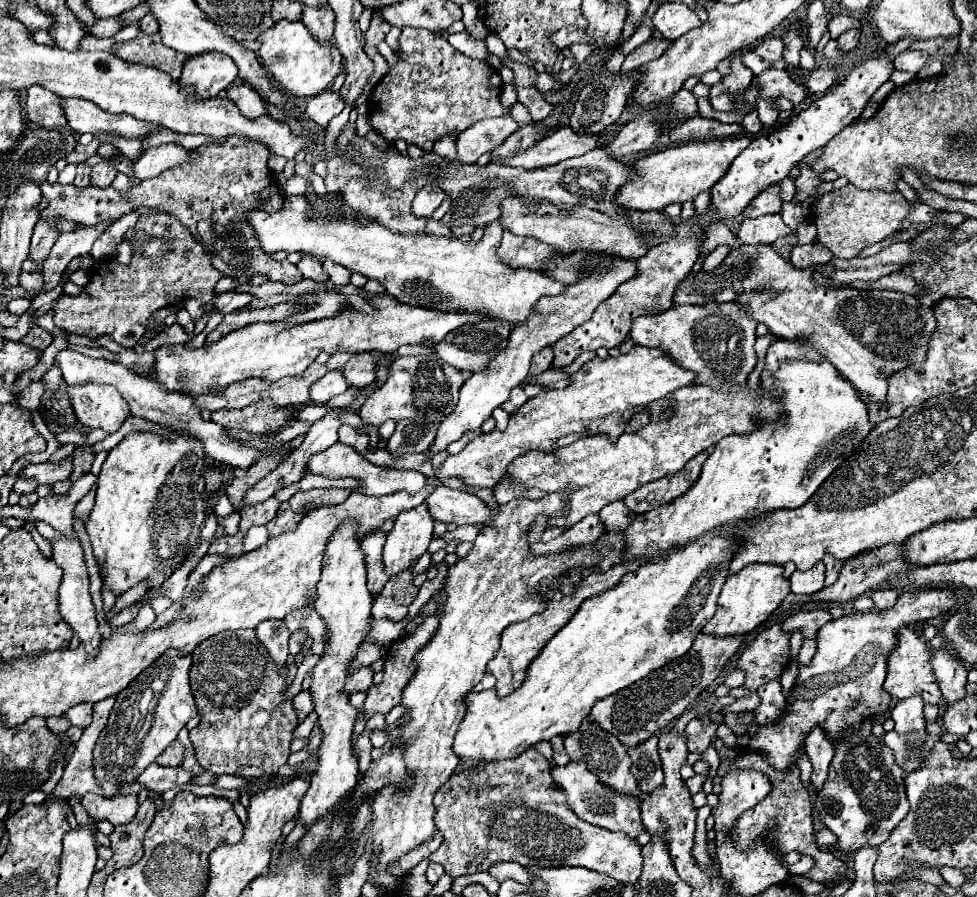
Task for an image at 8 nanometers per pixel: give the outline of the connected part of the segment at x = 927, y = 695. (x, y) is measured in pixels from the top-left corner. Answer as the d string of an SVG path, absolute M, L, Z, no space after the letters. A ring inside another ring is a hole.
M902 627L898 631L898 643L892 649L892 655L888 655L888 675L884 681L884 691L888 691L892 695L894 701L902 701L912 697L916 691L920 693L920 697L924 699L924 703L936 703L936 705L944 705L944 697L940 695L938 689L938 681L936 675L932 671L930 659L932 659L932 647L910 627Z

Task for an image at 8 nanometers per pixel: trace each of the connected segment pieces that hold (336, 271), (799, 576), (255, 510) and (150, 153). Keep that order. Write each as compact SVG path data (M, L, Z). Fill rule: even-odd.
M326 259L322 265L324 265L324 269L328 271L330 281L332 281L334 285L348 285L348 283L350 283L350 275L352 275L352 273L350 273L346 267L340 267L340 265L332 263L330 259Z
M818 563L808 571L794 571L790 583L792 583L792 593L812 595L820 591L824 587L824 563Z
M274 497L266 499L262 503L256 503L252 507L244 507L240 511L240 517L242 517L240 519L240 533L246 535L250 527L254 527L254 525L266 525L270 519L274 519L276 511L278 511L278 501Z
M174 143L152 147L152 149L144 151L144 155L134 163L132 175L136 179L150 179L154 175L160 175L168 167L176 167L180 163L186 163L188 157L190 157L188 149L174 145Z

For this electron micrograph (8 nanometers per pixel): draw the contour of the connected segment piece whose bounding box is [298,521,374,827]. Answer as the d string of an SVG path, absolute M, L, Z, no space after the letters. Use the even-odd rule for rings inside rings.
M346 521L338 527L338 531L332 535L332 539L328 541L326 547L326 555L324 555L324 567L322 567L322 579L318 583L318 597L314 601L314 609L318 611L318 615L324 619L328 633L326 633L326 649L320 657L320 661L316 663L316 667L312 669L312 685L310 685L310 693L312 693L312 701L314 701L314 711L318 715L318 727L322 731L322 743L318 747L318 767L314 769L312 777L310 777L310 789L306 791L302 803L300 803L300 815L298 821L304 823L306 827L312 827L316 823L316 819L320 817L328 817L328 811L334 811L336 803L342 803L346 799L346 795L352 791L352 787L358 783L358 761L352 749L352 733L354 733L354 723L356 723L356 715L358 709L350 705L350 693L346 691L346 679L348 679L348 667L354 661L362 641L366 639L368 631L370 631L370 607L372 607L372 595L366 589L366 567L364 567L364 553L360 549L360 543L356 539L356 523Z

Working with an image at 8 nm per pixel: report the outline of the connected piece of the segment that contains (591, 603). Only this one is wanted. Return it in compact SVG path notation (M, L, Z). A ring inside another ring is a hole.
M776 339L768 347L760 387L780 401L780 419L760 423L750 435L724 437L714 447L714 453L704 463L702 473L690 491L668 505L636 515L626 529L628 547L624 561L646 555L652 563L642 565L640 571L634 571L632 575L624 575L624 579L610 591L586 599L568 625L562 627L530 663L524 685L512 695L500 699L492 688L479 693L471 691L464 697L466 715L454 739L454 753L464 769L474 769L480 763L490 761L514 759L542 739L548 741L554 735L576 731L582 719L588 717L594 703L684 655L692 647L694 637L712 619L716 599L728 577L728 563L738 551L738 541L722 537L716 529L728 521L752 519L760 513L776 509L802 507L804 501L808 501L810 495L814 495L814 491L824 483L824 479L828 479L828 475L860 447L860 443L868 437L868 431L874 427L868 421L866 405L858 397L856 387L846 381L826 357L804 341ZM660 553L668 553L668 557L662 559Z

